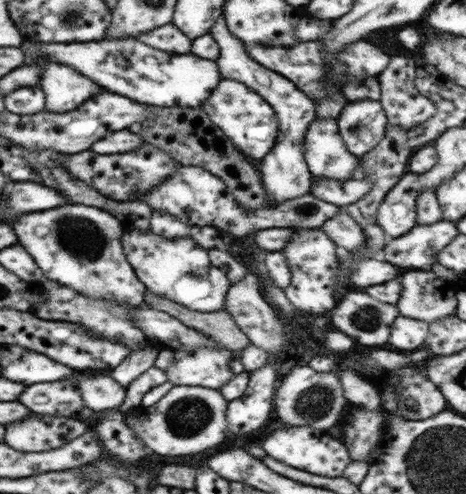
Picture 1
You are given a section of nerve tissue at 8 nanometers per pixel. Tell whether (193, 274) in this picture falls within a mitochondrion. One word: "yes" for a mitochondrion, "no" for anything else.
yes

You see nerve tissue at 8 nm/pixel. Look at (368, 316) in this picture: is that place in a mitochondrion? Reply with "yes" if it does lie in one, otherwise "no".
yes

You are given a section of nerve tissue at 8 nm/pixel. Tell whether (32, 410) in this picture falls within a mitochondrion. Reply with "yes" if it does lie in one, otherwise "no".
no

